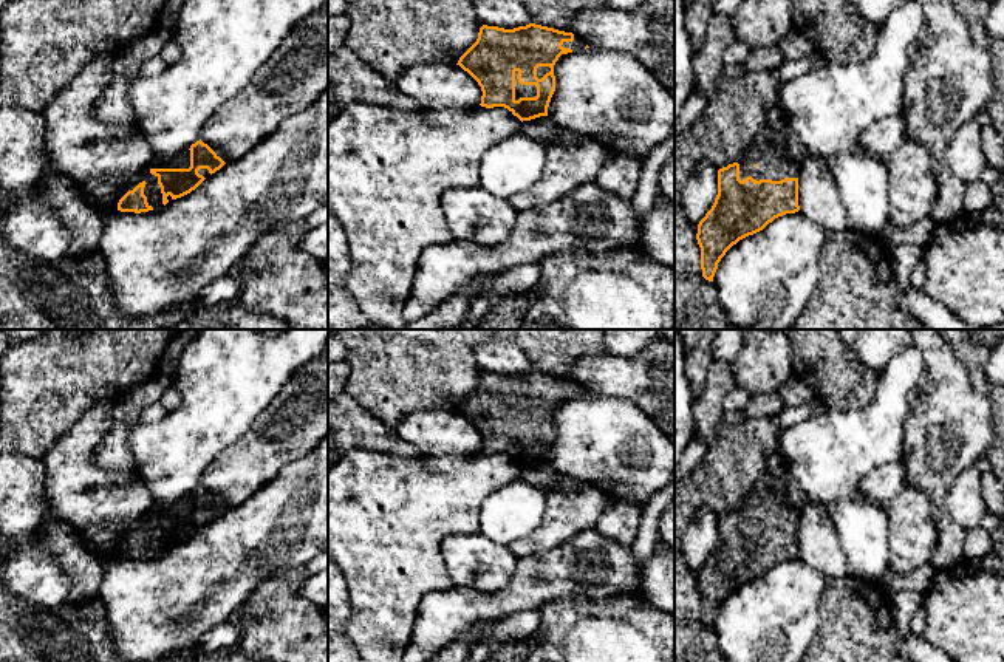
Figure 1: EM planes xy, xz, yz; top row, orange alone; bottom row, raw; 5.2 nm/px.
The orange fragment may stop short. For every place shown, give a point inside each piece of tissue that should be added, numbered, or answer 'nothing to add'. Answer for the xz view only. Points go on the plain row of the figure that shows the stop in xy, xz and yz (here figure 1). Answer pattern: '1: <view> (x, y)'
1: xz (520, 436)

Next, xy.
1: xy (183, 506)

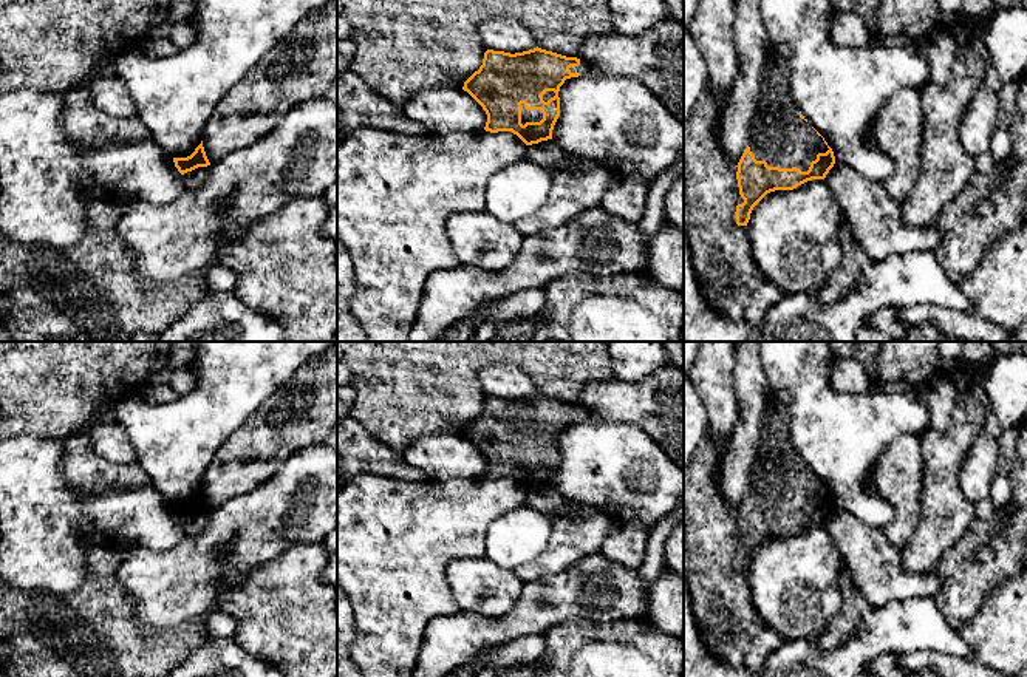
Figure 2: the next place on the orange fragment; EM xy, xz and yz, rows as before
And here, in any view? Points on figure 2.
1: yz (777, 481)

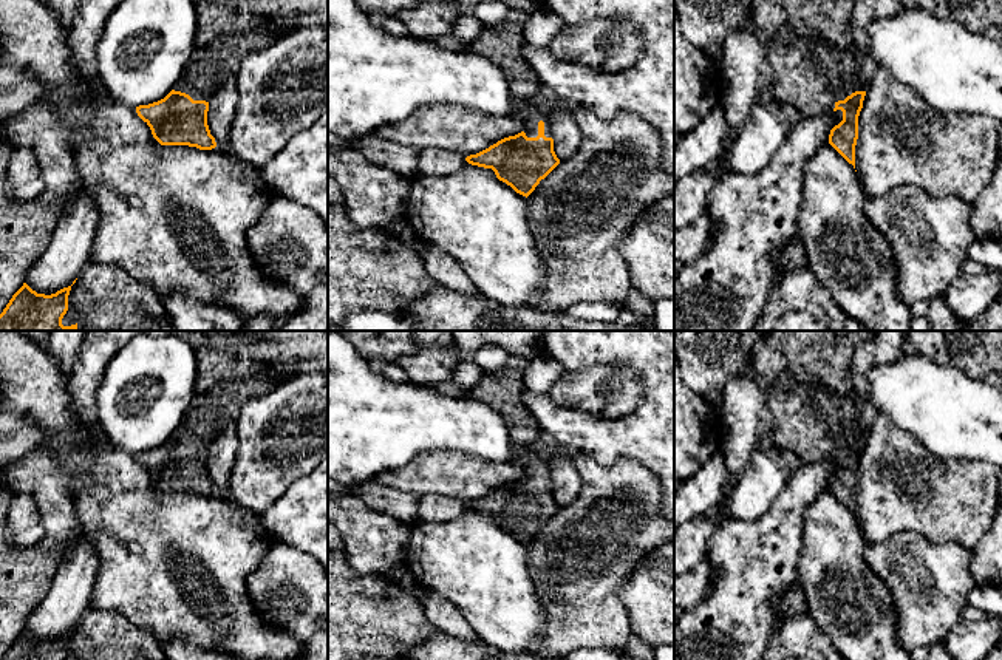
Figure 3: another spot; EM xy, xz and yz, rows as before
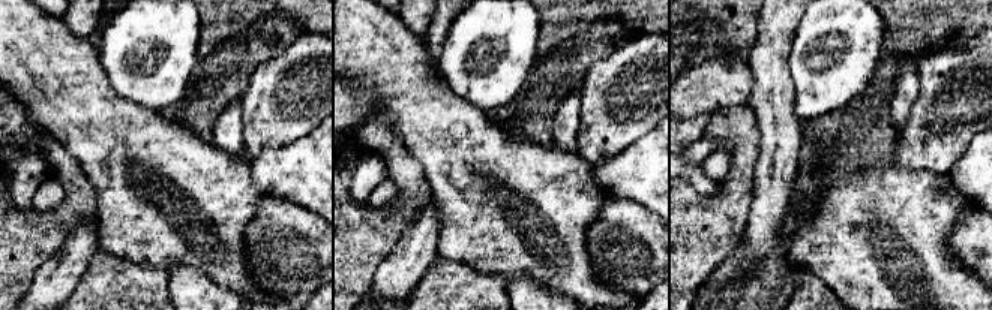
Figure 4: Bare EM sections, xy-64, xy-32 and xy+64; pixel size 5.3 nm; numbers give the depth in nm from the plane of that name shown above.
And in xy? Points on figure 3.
1: xy (211, 413)

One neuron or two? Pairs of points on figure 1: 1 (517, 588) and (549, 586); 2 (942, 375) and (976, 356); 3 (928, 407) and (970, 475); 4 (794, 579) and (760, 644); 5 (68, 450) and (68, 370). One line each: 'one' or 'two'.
1: one
2: two
3: two
4: one
5: two

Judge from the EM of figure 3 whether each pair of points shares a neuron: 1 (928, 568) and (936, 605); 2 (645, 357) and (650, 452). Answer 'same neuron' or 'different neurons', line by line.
1: same neuron
2: same neuron

